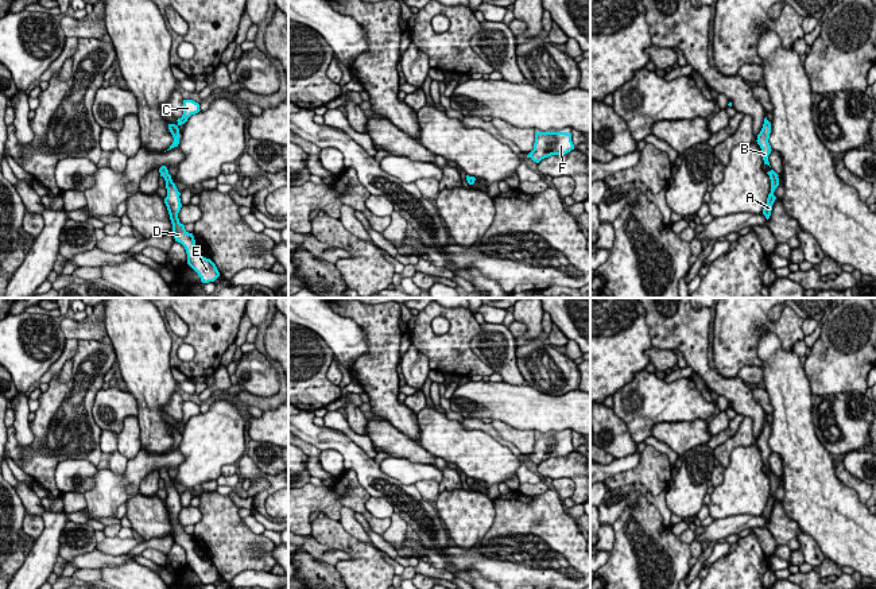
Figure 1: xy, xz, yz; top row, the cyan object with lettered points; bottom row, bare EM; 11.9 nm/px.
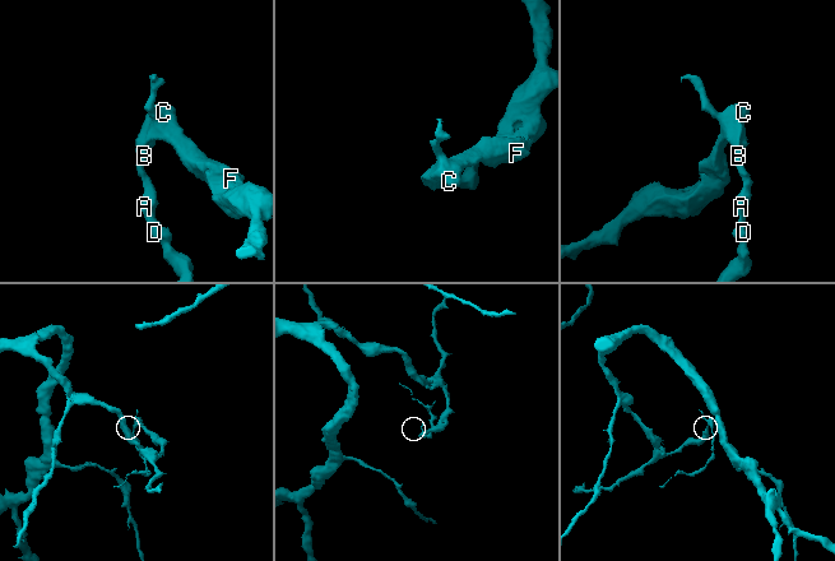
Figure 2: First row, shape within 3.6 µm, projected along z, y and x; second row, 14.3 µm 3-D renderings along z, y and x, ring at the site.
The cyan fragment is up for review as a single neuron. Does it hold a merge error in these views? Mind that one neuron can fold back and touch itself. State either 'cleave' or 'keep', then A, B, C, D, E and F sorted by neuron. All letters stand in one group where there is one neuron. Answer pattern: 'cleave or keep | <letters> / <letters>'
keep | A B C D E F

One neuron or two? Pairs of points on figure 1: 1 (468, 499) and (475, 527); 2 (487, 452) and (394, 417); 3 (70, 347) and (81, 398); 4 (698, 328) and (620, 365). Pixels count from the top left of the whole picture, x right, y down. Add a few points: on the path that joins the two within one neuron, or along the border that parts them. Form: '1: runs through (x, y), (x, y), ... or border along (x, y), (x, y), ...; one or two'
1: runs through (468, 506), (468, 520); one
2: border along (415, 414), (419, 442); two
3: border along (78, 340), (78, 348), (70, 359); two
4: border along (644, 314), (652, 345); two

